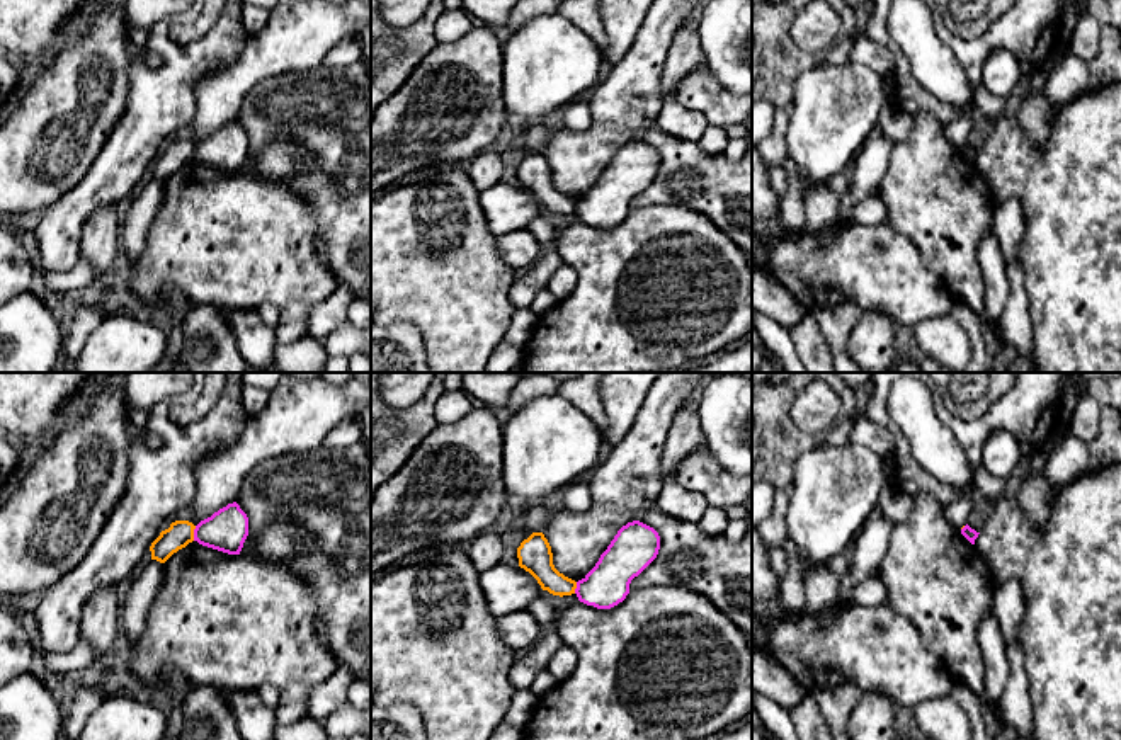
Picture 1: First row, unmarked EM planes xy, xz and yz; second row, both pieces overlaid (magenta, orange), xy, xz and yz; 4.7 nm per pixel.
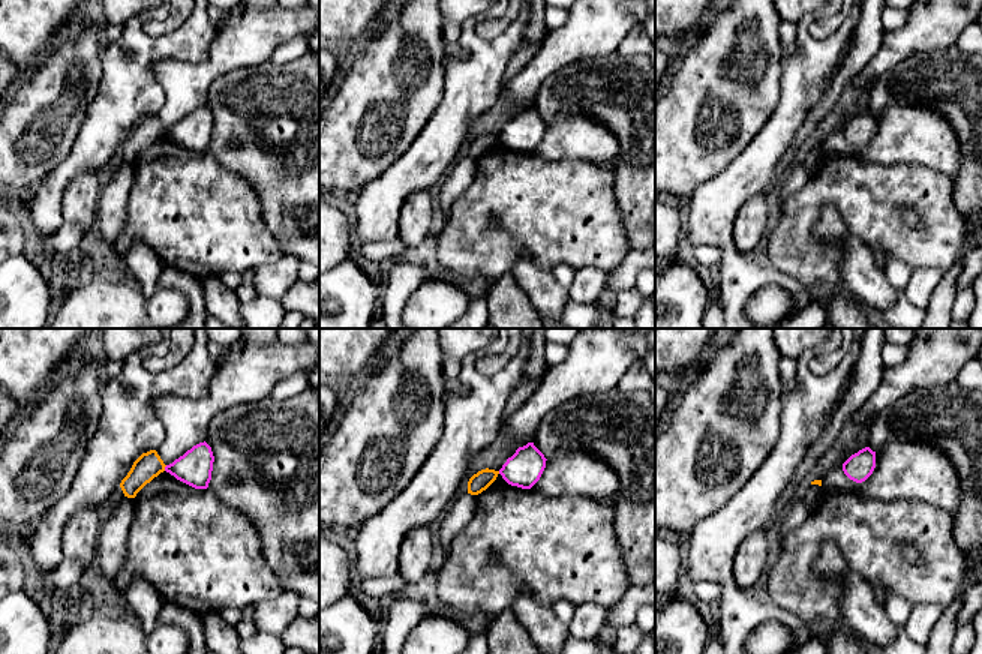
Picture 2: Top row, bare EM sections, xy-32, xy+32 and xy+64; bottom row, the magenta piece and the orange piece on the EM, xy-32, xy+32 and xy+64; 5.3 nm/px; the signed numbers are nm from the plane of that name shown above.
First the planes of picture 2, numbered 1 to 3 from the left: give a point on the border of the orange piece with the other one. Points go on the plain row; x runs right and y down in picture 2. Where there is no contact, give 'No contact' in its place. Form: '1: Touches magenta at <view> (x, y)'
1: Touches magenta at xy-32 (165, 132)
2: No contact
3: No contact

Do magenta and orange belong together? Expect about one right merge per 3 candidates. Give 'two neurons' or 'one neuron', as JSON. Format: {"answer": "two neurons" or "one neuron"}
{"answer": "two neurons"}

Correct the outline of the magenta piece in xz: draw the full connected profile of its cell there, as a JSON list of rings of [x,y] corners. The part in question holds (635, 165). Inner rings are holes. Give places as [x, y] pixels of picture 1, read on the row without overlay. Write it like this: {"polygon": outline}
{"polygon": [[[633,139],[623,145],[595,185],[577,201],[575,213],[580,221],[597,228],[611,228],[629,213],[629,202],[658,174],[658,151]]]}

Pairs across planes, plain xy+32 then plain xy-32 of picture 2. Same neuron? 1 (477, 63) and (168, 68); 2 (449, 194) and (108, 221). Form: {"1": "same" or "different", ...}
{"1": "different", "2": "same"}

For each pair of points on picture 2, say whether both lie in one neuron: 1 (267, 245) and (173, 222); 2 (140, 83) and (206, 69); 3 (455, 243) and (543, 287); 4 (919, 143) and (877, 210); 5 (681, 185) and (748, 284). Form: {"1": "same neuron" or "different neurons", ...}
{"1": "same neuron", "2": "different neurons", "3": "different neurons", "4": "different neurons", "5": "different neurons"}

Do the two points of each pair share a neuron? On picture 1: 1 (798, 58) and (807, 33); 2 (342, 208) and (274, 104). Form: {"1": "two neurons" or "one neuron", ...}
{"1": "two neurons", "2": "one neuron"}

